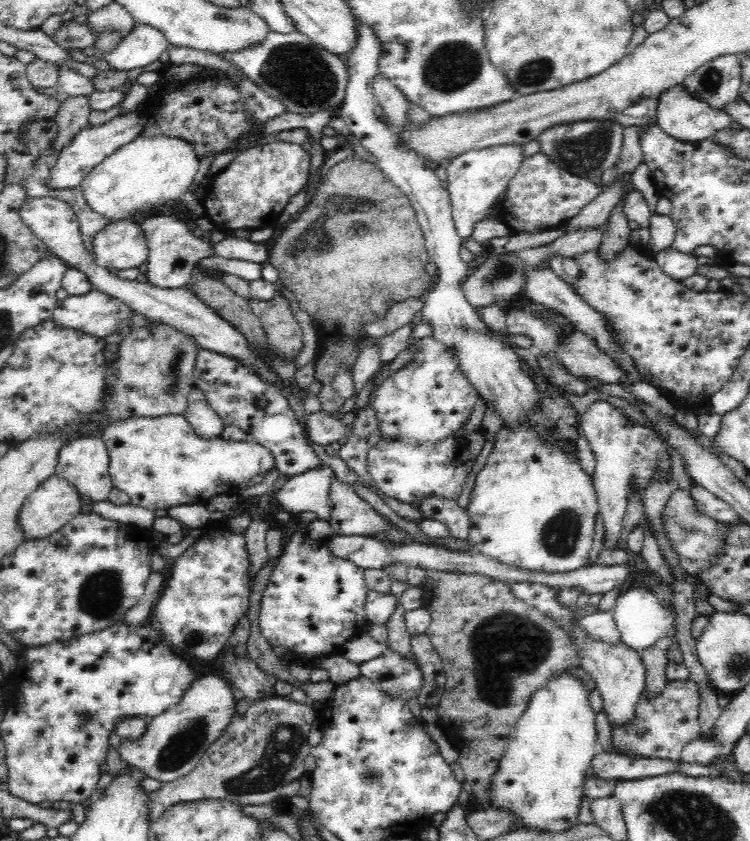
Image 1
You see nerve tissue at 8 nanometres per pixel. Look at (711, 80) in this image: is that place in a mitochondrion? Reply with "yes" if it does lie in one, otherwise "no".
yes

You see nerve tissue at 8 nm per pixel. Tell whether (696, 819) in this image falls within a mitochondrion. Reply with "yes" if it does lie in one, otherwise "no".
yes

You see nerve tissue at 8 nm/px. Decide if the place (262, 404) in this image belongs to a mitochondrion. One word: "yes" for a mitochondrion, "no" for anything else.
yes

